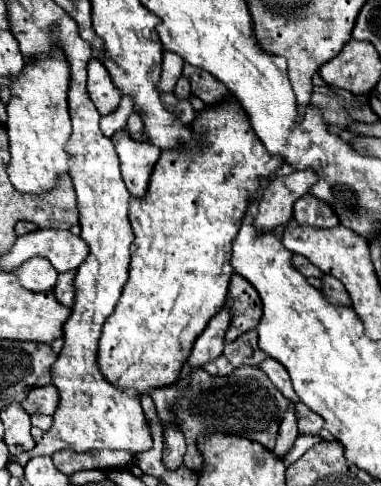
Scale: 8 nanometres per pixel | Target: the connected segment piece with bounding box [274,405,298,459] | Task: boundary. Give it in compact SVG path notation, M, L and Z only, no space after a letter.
M290 405L290 409L284 415L284 421L280 425L280 433L278 433L278 441L274 447L274 455L278 455L280 459L294 447L294 441L298 437L298 427L296 427L296 415L294 415L294 405Z

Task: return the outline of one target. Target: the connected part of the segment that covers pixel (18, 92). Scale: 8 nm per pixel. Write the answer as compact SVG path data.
M62 55L54 59L38 59L30 67L22 69L22 75L10 77L10 101L6 131L10 139L8 177L12 185L22 193L44 193L56 187L62 173L68 171L68 153L64 151L70 137L70 115L66 91L70 89L70 67Z

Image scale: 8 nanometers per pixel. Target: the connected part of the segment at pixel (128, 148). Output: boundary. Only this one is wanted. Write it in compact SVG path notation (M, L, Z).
M126 129L112 137L116 153L122 165L122 179L132 197L144 197L150 181L150 173L160 157L158 147L152 143L142 143L130 137Z

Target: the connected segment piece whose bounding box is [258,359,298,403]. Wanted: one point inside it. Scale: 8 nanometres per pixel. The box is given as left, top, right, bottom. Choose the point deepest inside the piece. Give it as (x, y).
(278, 375)

